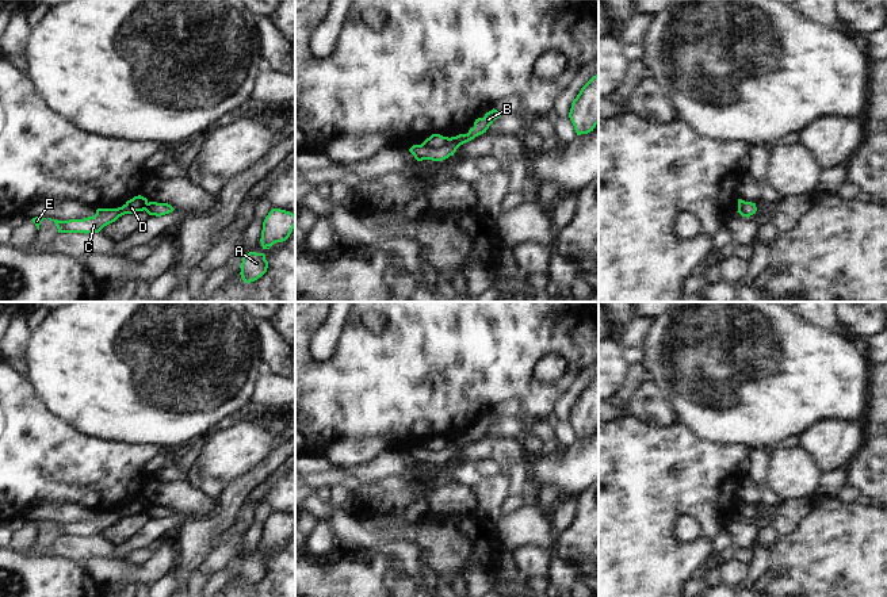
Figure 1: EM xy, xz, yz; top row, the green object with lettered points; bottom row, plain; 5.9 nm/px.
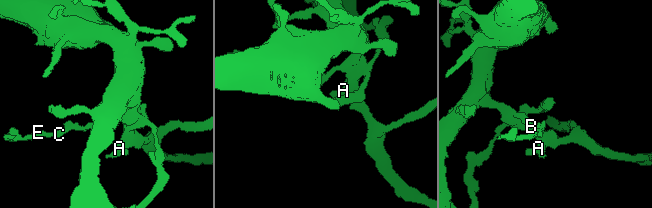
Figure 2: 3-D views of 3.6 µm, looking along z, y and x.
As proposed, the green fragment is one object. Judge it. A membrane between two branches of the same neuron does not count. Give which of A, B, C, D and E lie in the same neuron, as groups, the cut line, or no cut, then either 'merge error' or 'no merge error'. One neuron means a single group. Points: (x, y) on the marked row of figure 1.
groups A B / C D E; cut xz (450, 138), (440, 146), (425, 146), (421, 144); merge error

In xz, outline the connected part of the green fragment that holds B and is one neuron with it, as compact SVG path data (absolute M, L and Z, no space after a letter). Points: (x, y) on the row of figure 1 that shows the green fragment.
M493 108L492 111L486 112L483 118L475 119L474 127L470 129L467 134L459 134L456 137L451 137L450 142L446 146L429 148L425 145L413 145L409 149L409 152L414 156L417 161L423 161L423 160L443 161L450 156L454 156L454 153L460 145L486 133L489 126L501 115L502 114L500 111Z

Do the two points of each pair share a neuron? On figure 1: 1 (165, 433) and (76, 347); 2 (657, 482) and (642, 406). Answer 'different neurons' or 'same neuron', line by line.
1: same neuron
2: different neurons

